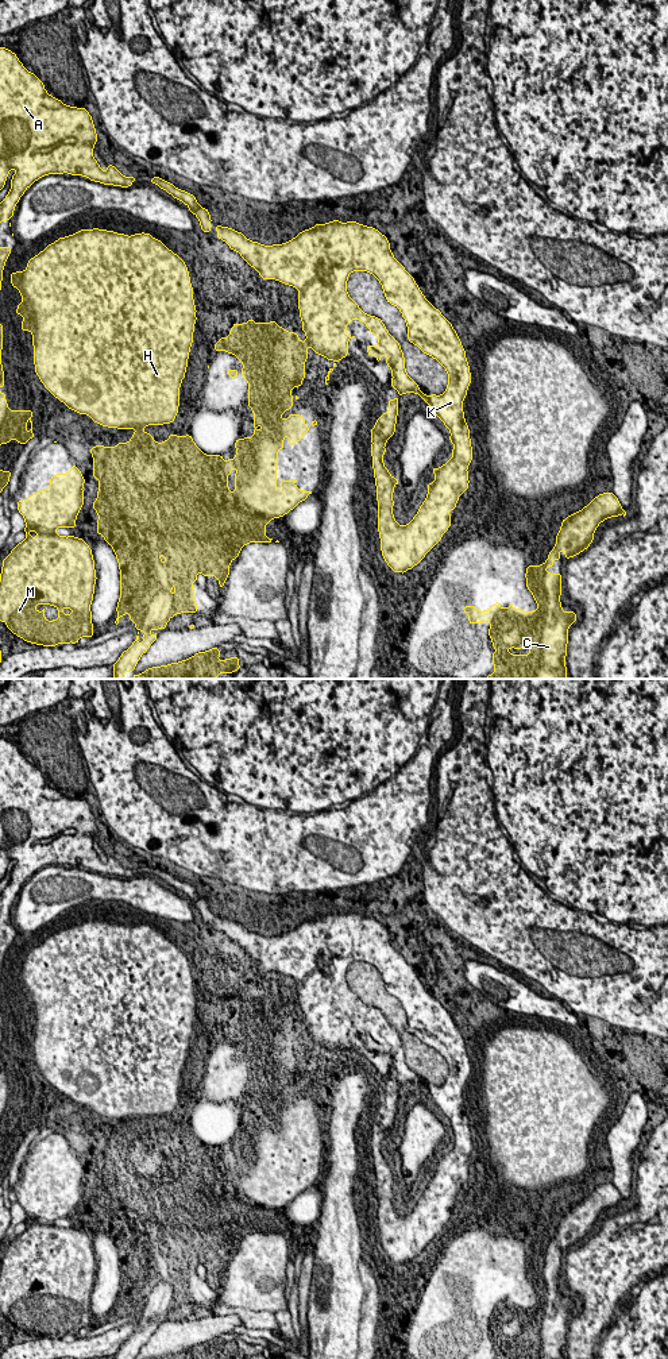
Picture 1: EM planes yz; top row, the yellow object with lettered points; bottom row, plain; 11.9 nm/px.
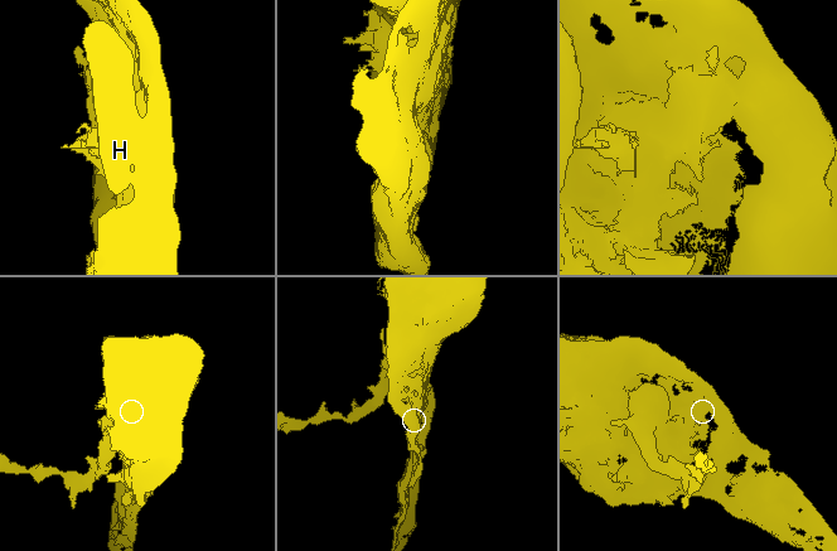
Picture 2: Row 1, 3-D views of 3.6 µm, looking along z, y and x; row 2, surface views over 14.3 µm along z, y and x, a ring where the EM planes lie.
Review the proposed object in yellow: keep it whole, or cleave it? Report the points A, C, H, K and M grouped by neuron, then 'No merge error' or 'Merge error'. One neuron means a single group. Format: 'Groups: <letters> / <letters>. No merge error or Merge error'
Groups: A C K M / H. Merge error

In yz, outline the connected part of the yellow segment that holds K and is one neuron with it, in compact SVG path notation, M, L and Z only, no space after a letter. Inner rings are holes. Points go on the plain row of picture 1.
M337 910L331 914L316 915L300 923L291 931L273 937L251 933L242 923L228 918L216 915L216 922L217 930L224 931L231 941L238 942L259 964L260 969L275 970L298 981L298 1000L306 1031L301 1032L296 1023L287 1023L277 1012L265 1015L262 1012L255 1014L250 1009L244 1015L233 1014L233 1018L229 1020L229 1027L221 1028L215 1034L215 1042L233 1045L243 1054L240 1063L248 1073L247 1097L254 1103L254 1127L235 1132L236 1147L233 1150L225 1153L221 1146L205 1146L196 1136L190 1126L175 1127L171 1124L166 1132L157 1134L147 1123L135 1123L128 1134L119 1134L115 1138L113 1147L108 1150L93 1150L93 1169L99 1170L97 1190L93 1193L93 1200L99 1205L97 1227L103 1225L104 1231L112 1238L120 1260L120 1289L116 1298L117 1308L115 1309L115 1317L120 1316L117 1310L128 1304L130 1310L135 1314L135 1320L146 1324L142 1328L136 1327L136 1331L121 1344L113 1355L113 1359L135 1359L140 1347L157 1331L157 1321L166 1320L171 1308L181 1304L197 1304L192 1275L194 1273L197 1274L198 1263L204 1267L216 1267L220 1274L219 1279L223 1279L229 1266L231 1252L239 1248L240 1240L248 1233L271 1233L273 1229L266 1228L266 1216L273 1209L285 1208L286 1204L312 1185L312 1182L296 1178L294 1174L297 1171L281 1171L282 1178L279 1181L277 1180L278 1142L283 1140L283 1130L287 1127L289 1135L294 1136L309 1123L309 1117L305 1116L302 1107L289 1105L286 1111L282 1111L281 1107L285 1101L293 1099L294 1089L291 1088L291 1080L302 1077L302 1072L305 1070L306 1039L312 1038L316 1046L320 1045L328 1051L333 1051L335 1058L339 1051L348 1046L348 1032L352 1026L345 1022L347 1015L352 1014L354 1009L364 1014L370 1023L378 1028L377 1036L367 1036L367 1045L375 1047L378 1053L383 1046L387 1047L386 1055L391 1059L390 1065L394 1067L390 1070L390 1074L399 1084L395 1090L389 1090L390 1101L382 1104L371 1120L371 1147L377 1177L381 1242L385 1252L394 1263L406 1265L408 1260L420 1255L425 1246L441 1231L443 1225L451 1217L451 1205L448 1202L456 1198L460 1185L468 1180L470 1174L467 1159L472 1151L472 1138L470 1120L464 1109L463 1092L471 1074L471 1063L466 1042L452 1015L425 989L414 969L394 949L385 926L372 918L356 912L340 914ZM355 961L367 962L377 968L385 982L386 992L397 997L406 1012L408 1031L424 1045L436 1050L447 1061L448 1077L441 1086L425 1086L420 1081L418 1076L406 1065L405 1049L399 1034L389 1024L381 1009L366 1005L348 987L348 966ZM405 1084L418 1085L432 1099L433 1104L441 1109L451 1123L448 1131L453 1134L453 1140L452 1148L445 1155L440 1157L439 1161L432 1159L436 1169L433 1174L428 1173L428 1186L417 1205L408 1216L399 1216L393 1205L394 1177L399 1175L399 1173L385 1158L383 1146L386 1144L386 1132L395 1123L398 1090ZM232 1159L239 1161L235 1163L236 1178L233 1184L229 1182L227 1170Z

